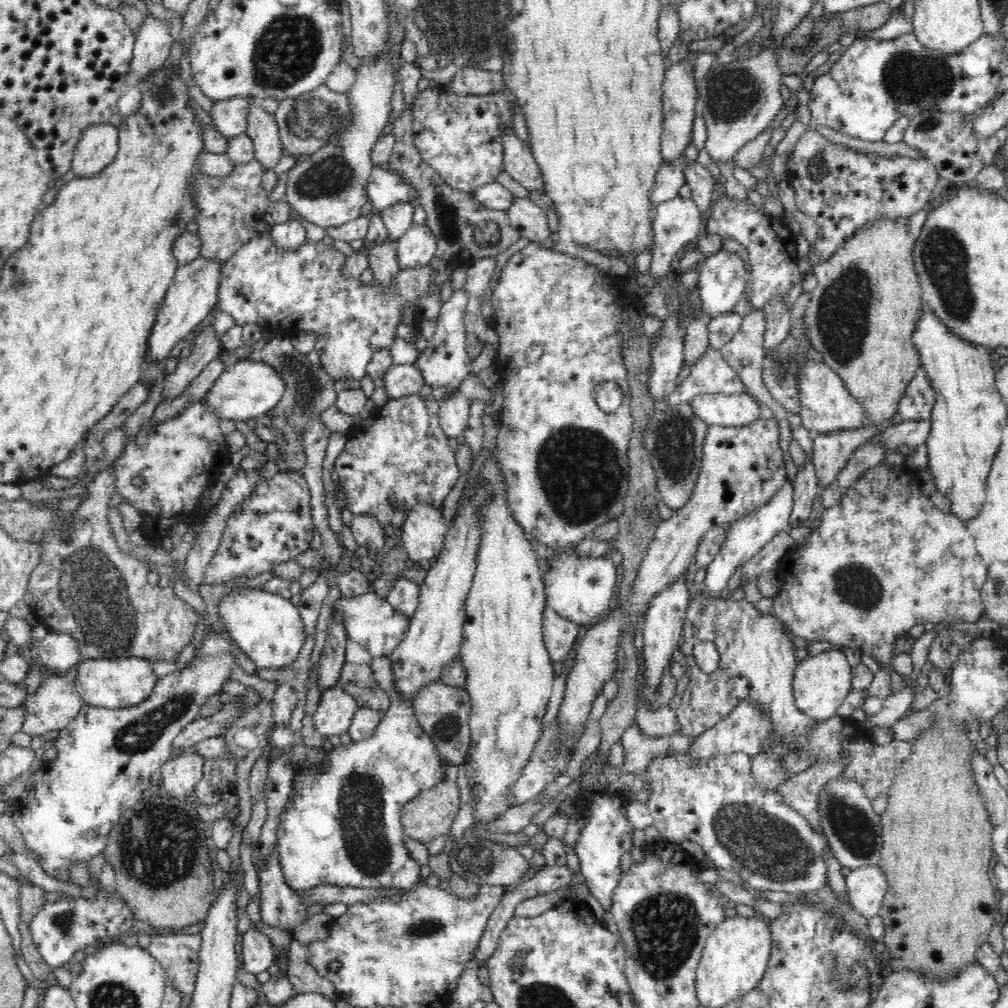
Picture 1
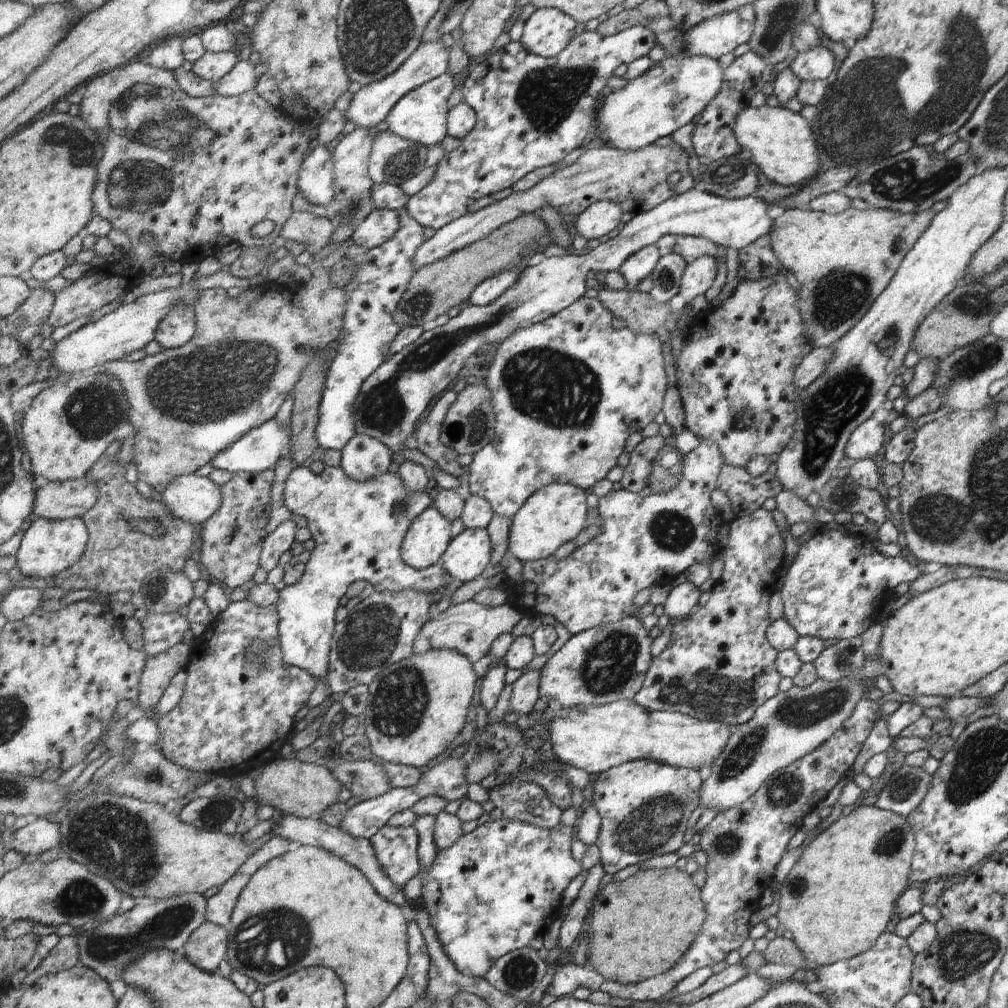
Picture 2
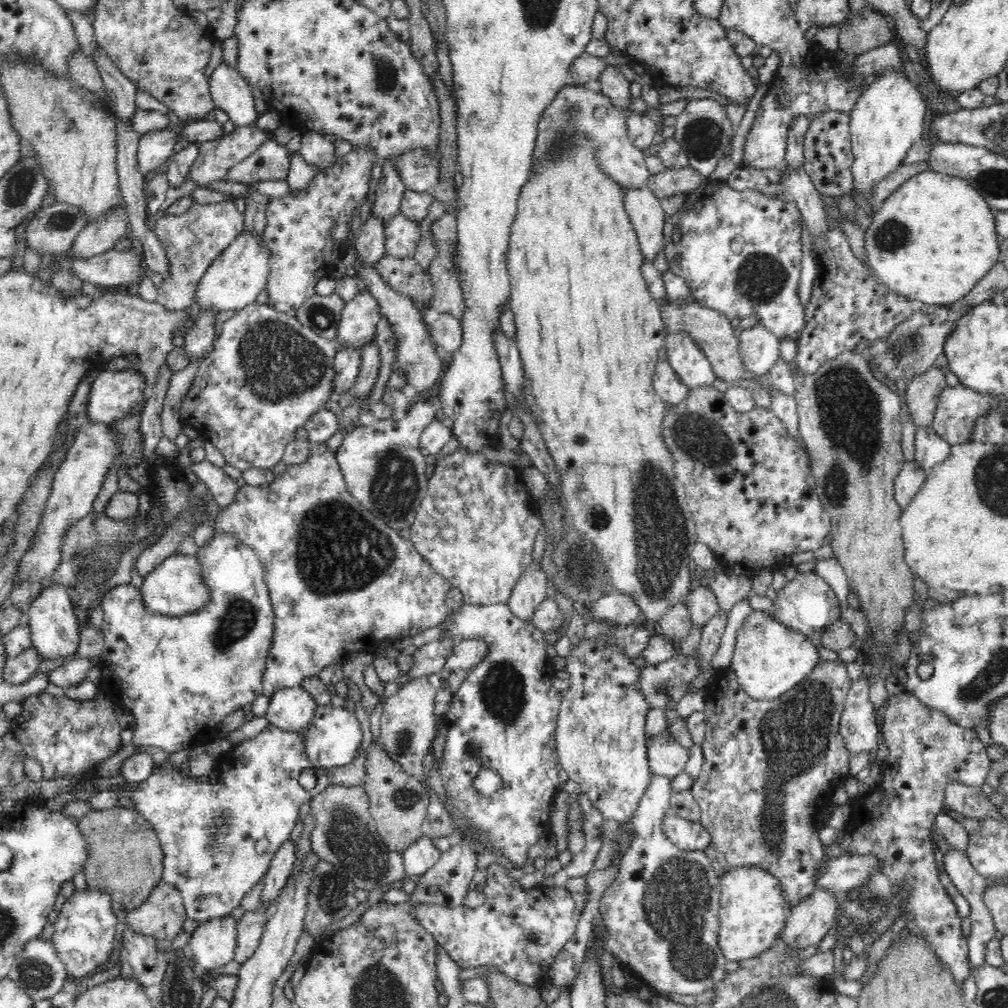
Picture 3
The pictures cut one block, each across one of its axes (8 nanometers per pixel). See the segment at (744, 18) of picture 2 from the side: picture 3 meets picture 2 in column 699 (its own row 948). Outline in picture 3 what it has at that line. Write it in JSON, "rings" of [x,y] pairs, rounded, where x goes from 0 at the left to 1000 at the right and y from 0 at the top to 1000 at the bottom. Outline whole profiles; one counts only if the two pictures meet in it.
{"rings":[[[41,927],[26,935],[7,966],[33,993],[52,990],[65,967],[65,957],[54,936]]]}

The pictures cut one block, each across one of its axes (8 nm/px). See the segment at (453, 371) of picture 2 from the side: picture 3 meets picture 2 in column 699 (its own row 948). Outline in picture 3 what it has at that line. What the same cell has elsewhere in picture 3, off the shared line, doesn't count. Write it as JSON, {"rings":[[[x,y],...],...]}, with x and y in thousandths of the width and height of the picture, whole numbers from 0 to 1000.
{"rings":[[[228,906],[192,918],[188,941],[197,961],[214,962],[232,952],[236,937],[234,917],[234,911]]]}

